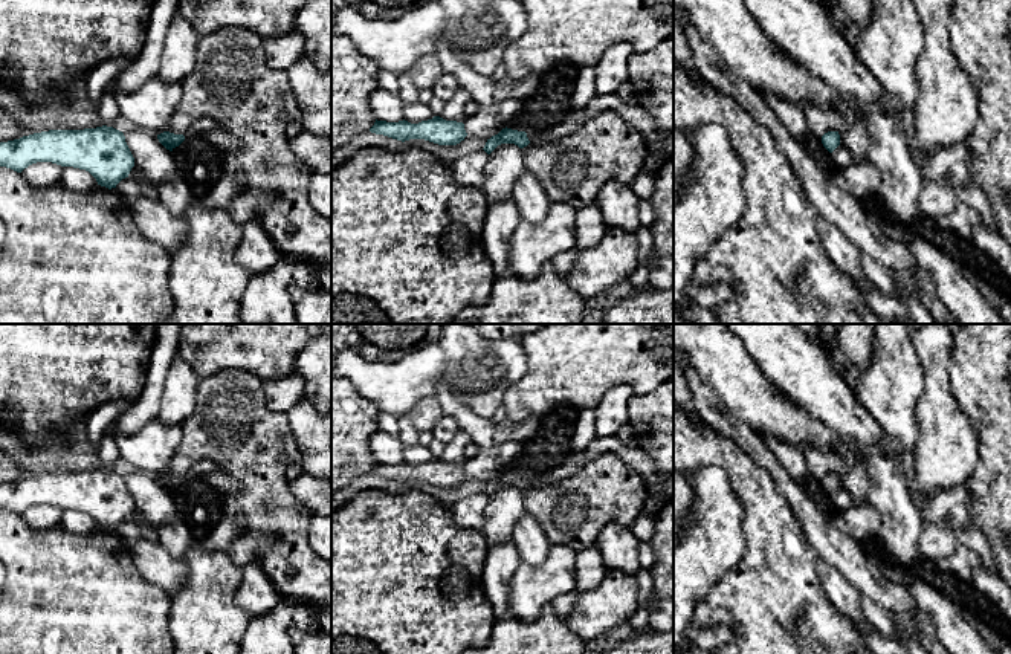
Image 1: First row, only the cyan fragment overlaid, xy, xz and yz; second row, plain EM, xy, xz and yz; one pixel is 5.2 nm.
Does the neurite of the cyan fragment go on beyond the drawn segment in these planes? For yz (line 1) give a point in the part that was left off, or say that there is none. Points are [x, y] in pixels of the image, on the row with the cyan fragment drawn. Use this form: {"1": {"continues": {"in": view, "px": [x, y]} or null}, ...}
{"1": {"continues": null}}

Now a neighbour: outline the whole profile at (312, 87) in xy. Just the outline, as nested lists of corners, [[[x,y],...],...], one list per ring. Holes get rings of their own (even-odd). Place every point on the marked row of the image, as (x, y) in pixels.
[[[302,53],[286,75],[301,112],[302,128],[331,139],[331,66],[319,70]]]

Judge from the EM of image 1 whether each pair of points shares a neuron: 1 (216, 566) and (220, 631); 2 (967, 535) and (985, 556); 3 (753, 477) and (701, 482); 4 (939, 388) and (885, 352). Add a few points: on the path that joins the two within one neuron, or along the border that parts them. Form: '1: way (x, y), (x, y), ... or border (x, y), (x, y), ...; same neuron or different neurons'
1: way (216, 582), (216, 615); same neuron
2: way (972, 540), (984, 552); same neuron
3: border (695, 469), (718, 466), (727, 475), (744, 512); different neurons
4: border (914, 343), (923, 370), (917, 413); different neurons

